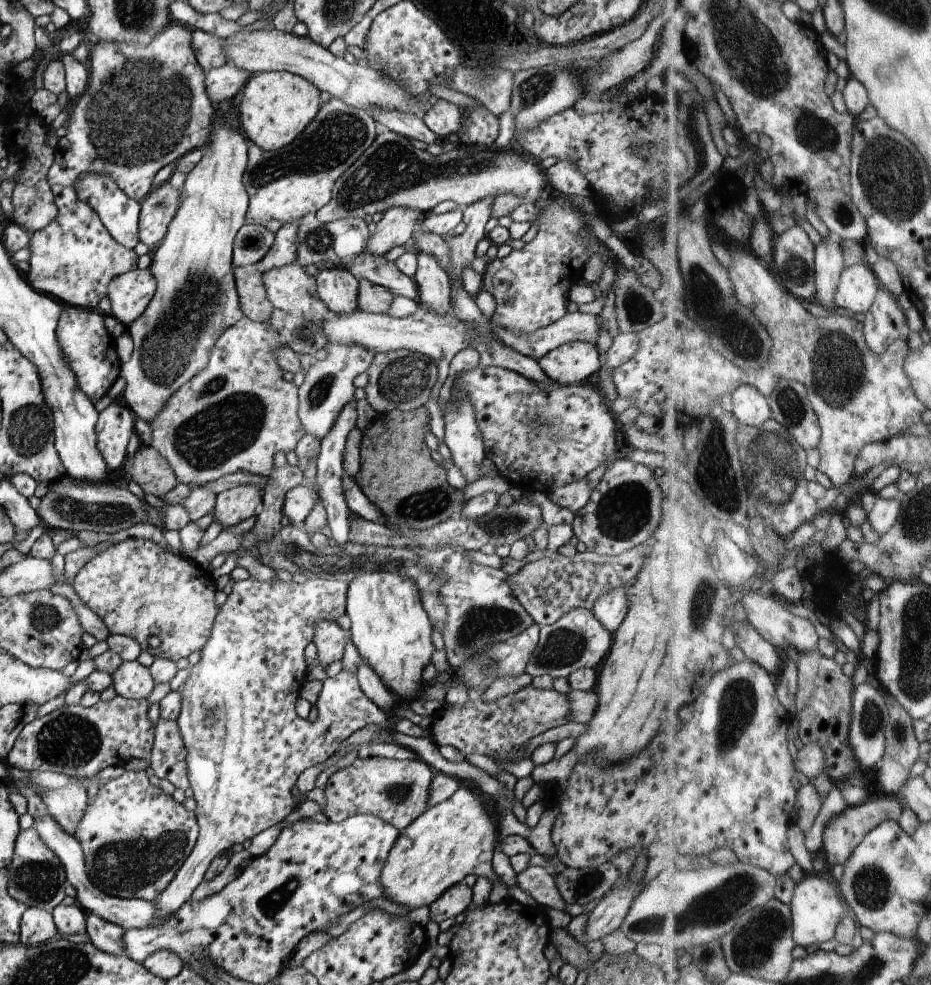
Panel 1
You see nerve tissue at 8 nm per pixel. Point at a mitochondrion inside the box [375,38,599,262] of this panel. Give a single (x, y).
(527, 96)

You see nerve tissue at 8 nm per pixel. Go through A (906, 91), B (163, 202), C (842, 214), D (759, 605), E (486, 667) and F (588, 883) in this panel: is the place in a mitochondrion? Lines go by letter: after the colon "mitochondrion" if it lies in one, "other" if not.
A: other
B: mitochondrion
C: mitochondrion
D: other
E: mitochondrion
F: mitochondrion

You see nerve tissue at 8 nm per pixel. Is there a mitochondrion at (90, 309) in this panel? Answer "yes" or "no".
no

